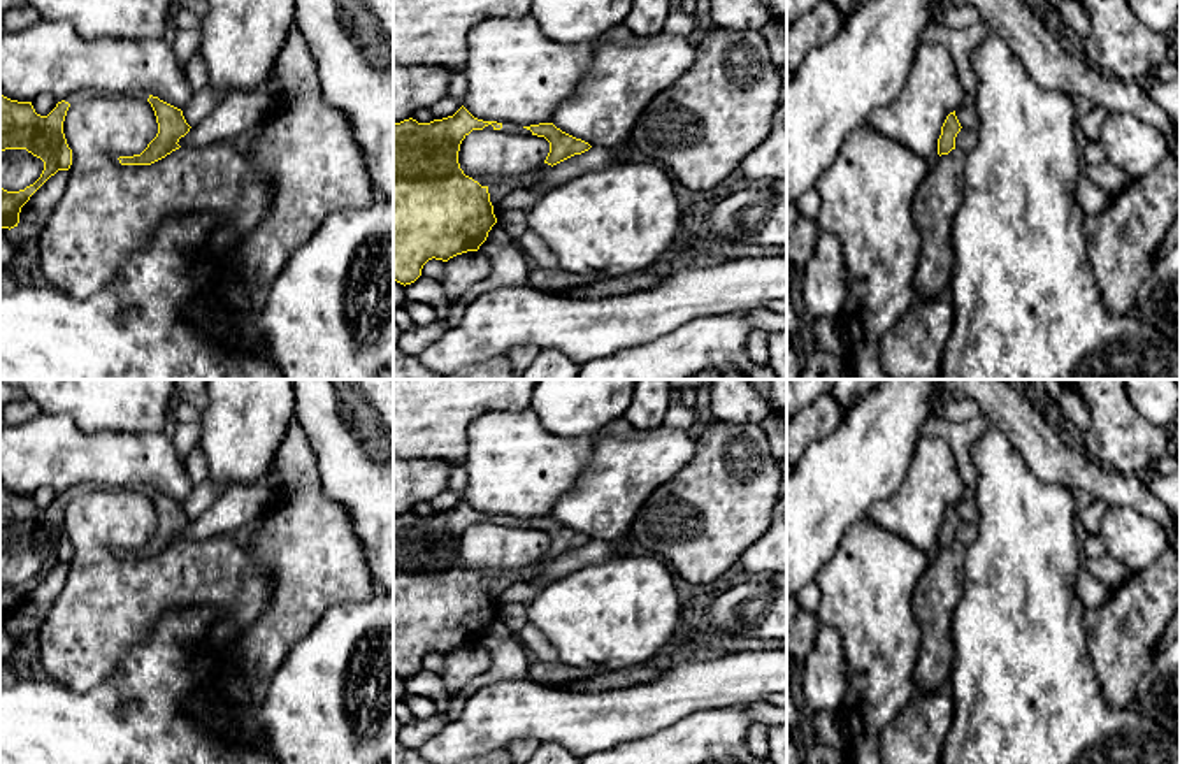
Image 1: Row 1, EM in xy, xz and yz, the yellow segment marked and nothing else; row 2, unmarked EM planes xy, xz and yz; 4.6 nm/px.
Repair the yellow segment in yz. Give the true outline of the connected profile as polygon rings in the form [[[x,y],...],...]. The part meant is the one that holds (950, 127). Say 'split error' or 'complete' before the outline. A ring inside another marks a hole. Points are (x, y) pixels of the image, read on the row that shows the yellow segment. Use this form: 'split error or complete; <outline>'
complete; [[[955,111],[950,112],[941,126],[941,135],[938,139],[938,155],[948,155],[952,149],[955,149],[955,137],[961,132],[961,123],[955,116]]]

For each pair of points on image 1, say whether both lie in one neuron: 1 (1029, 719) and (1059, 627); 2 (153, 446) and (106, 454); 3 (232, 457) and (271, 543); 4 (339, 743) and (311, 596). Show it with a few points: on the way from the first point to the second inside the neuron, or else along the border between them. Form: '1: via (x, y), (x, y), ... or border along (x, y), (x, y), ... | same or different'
1: via (1038, 696), (1038, 650) | same
2: via (141, 454), (118, 454) | same
3: border along (280, 445), (273, 466), (262, 482) | different
4: border along (353, 603), (336, 603), (288, 652) | different

